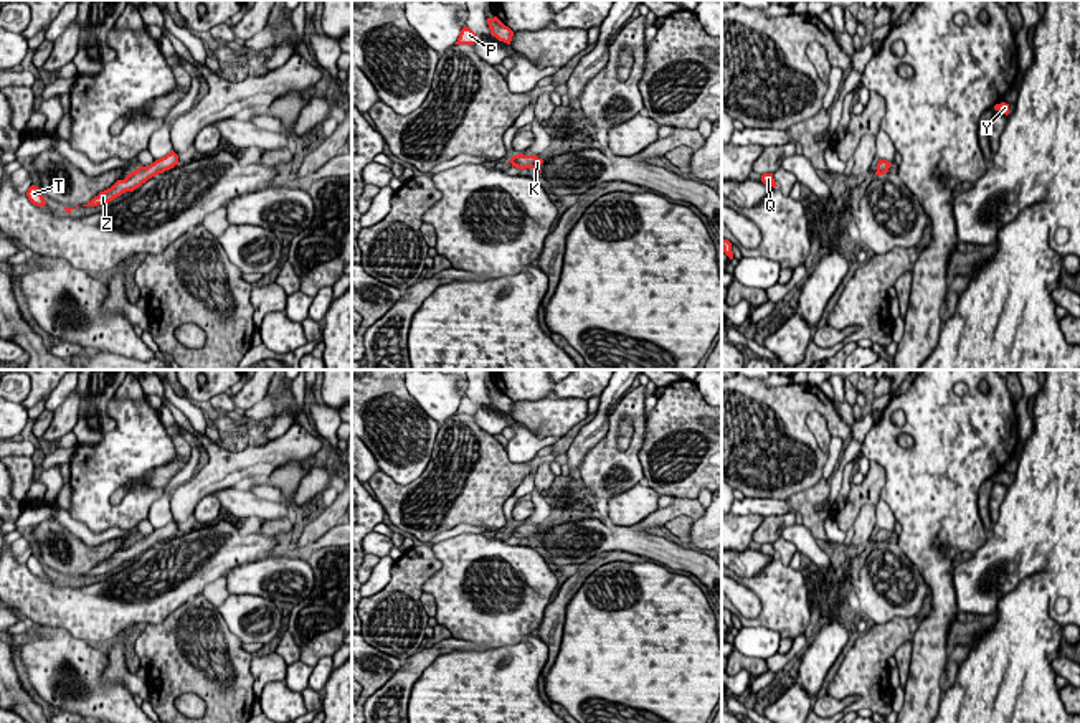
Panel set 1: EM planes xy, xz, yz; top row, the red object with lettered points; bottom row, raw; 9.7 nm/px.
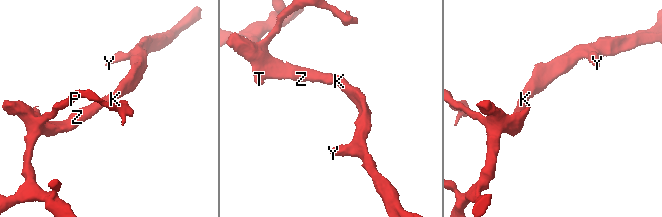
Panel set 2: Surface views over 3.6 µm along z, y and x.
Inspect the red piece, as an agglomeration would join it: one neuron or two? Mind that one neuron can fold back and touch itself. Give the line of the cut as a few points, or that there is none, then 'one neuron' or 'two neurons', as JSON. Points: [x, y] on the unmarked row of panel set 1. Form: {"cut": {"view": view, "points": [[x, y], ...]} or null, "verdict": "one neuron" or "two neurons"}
{"cut": null, "verdict": "one neuron"}

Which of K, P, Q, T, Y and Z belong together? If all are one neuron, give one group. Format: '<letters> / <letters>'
K P Q T Y Z

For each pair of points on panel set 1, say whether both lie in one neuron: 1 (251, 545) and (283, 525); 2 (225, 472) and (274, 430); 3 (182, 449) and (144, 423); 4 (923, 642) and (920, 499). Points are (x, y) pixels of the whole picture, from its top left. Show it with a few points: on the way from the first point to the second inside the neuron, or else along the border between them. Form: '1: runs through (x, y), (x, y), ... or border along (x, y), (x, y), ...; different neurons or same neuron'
1: border along (268, 535), (274, 538); different neurons
2: border along (298, 421), (270, 441); different neurons
3: border along (167, 430), (175, 459), (156, 466), (149, 472); different neurons
4: runs through (940, 606), (940, 580), (928, 535); same neuron

